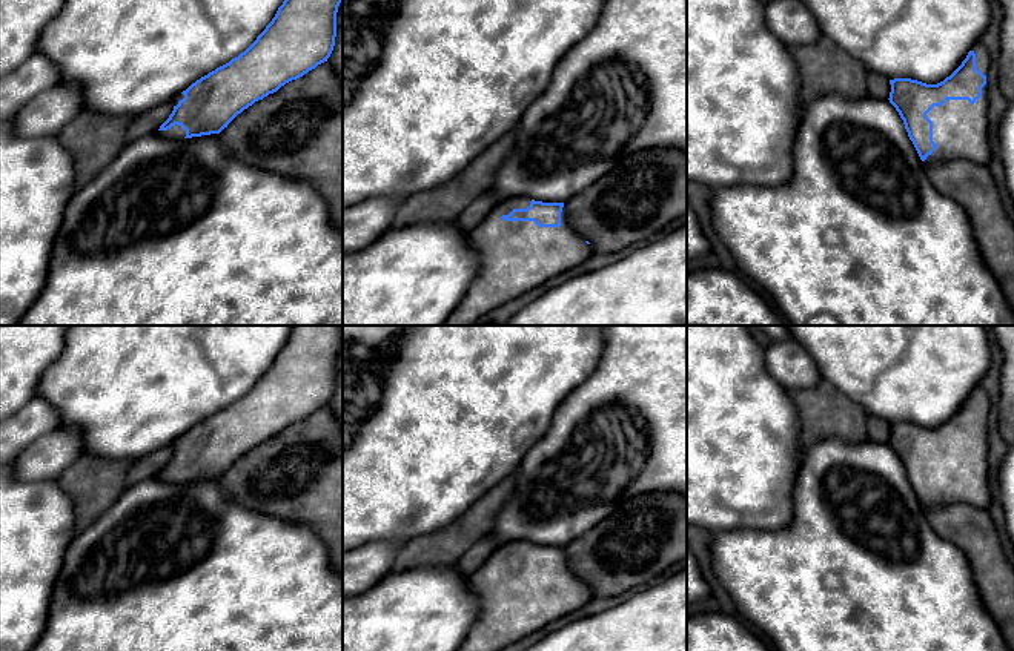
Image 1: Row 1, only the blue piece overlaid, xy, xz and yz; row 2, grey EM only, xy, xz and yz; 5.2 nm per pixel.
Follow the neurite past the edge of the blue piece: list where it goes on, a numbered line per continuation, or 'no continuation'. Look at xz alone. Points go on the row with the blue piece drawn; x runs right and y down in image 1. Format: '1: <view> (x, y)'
1: xz (515, 257)

